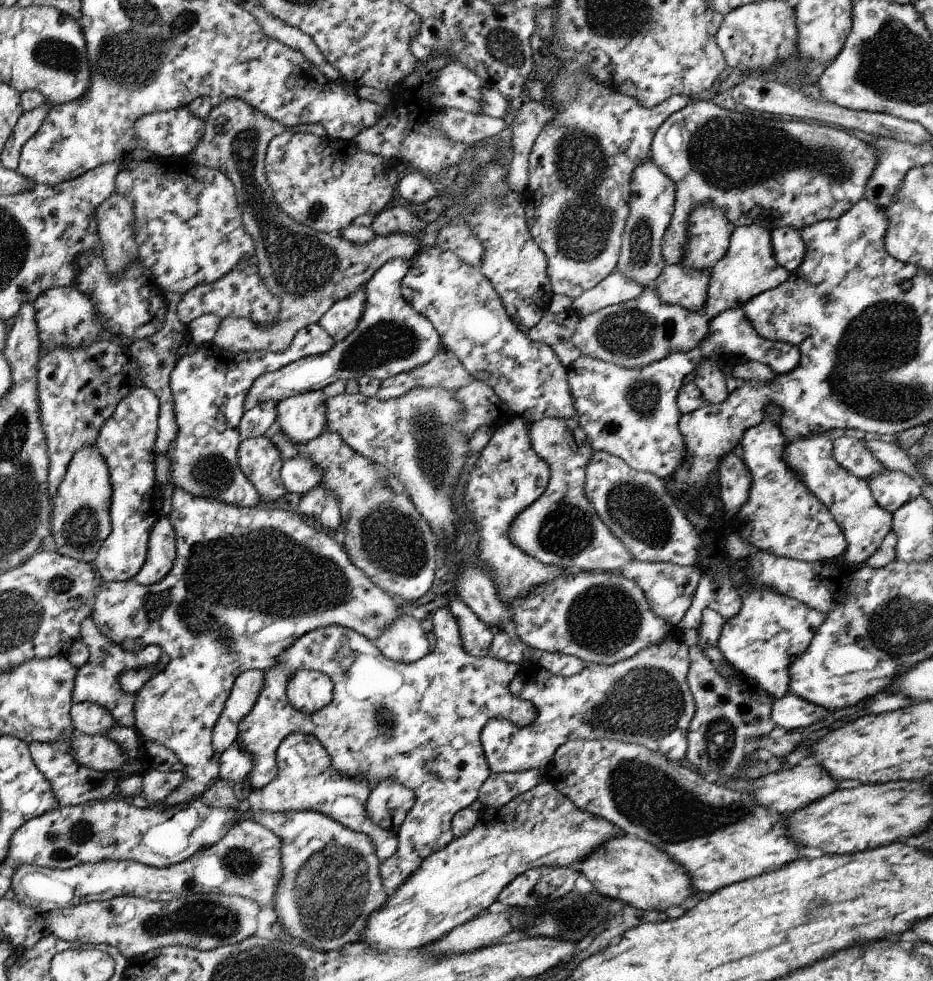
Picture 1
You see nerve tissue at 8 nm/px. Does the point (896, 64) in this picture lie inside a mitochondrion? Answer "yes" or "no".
yes

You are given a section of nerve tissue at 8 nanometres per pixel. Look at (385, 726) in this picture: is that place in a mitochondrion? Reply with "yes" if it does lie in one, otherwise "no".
yes

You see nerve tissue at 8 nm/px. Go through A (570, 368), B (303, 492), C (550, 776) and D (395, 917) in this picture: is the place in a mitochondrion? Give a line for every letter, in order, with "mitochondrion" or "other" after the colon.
A: other
B: other
C: other
D: other

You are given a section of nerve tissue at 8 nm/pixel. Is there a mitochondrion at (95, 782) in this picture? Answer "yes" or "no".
no

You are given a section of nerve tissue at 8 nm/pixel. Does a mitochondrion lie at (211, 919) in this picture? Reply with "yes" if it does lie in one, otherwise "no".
yes

